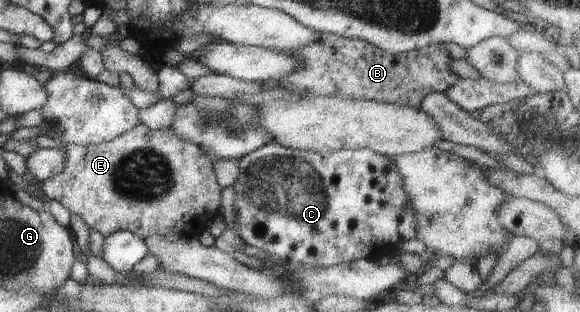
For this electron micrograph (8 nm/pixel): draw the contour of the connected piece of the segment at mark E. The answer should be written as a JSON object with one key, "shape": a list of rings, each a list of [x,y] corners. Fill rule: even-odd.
{"shape":[[[137,123],[134,127],[112,138],[110,141],[103,141],[96,145],[76,145],[75,143],[67,143],[58,146],[58,149],[63,154],[64,169],[62,173],[40,182],[39,186],[43,194],[48,197],[48,199],[60,203],[70,215],[78,216],[84,222],[86,228],[93,228],[94,231],[98,231],[105,238],[117,231],[129,231],[142,239],[146,239],[151,235],[185,235],[197,237],[207,230],[210,222],[218,215],[221,188],[216,183],[214,170],[212,169],[212,161],[200,151],[198,146],[194,146],[193,143],[182,141],[181,139],[176,139],[170,127],[166,129],[150,129],[144,124]]]}

